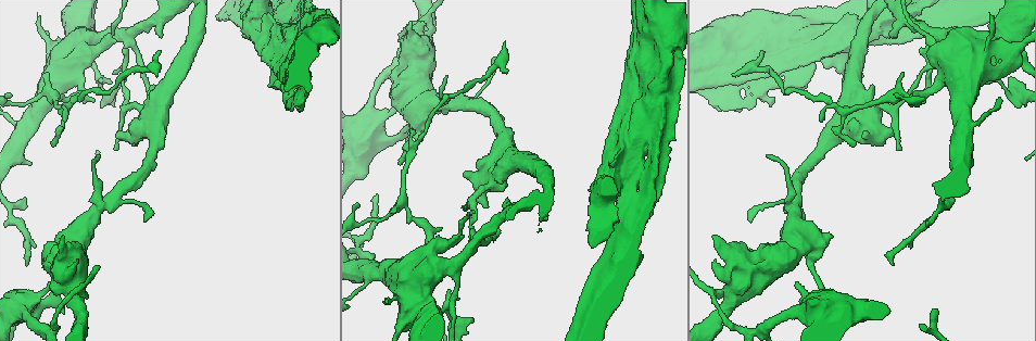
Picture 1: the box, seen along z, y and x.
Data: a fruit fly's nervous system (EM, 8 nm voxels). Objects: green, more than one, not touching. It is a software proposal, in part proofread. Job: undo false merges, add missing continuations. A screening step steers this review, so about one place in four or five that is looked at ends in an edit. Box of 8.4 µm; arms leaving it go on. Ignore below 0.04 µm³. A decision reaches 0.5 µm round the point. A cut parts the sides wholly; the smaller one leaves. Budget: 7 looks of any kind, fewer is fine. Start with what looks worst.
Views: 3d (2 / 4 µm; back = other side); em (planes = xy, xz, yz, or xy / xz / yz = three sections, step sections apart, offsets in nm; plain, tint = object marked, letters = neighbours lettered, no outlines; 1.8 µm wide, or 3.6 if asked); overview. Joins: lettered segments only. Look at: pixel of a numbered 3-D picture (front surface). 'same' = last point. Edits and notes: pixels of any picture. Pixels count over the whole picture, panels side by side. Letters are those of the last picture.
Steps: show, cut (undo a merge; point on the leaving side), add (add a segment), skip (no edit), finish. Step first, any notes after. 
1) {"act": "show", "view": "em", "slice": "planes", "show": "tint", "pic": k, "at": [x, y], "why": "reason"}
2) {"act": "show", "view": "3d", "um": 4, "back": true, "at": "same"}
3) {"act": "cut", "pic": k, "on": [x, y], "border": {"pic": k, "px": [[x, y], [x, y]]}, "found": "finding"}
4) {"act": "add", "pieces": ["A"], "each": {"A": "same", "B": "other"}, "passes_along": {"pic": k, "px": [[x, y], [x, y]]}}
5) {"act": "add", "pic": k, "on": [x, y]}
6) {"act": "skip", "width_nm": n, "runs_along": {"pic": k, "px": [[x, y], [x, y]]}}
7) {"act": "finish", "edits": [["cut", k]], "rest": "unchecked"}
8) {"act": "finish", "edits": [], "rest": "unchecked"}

{"act": "show", "view": "em", "um": 3.6, "slice": "planes", "show": "plain", "pic": 1, "at": [14, 309], "why": "sudden change in width"}

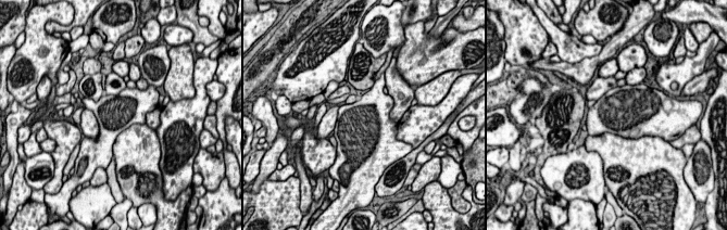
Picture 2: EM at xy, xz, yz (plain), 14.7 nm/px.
{"act": "show", "view": "em", "um": 3.6, "slice": "planes", "show": "letters", "at": "same", "why": "see the neighbours"}

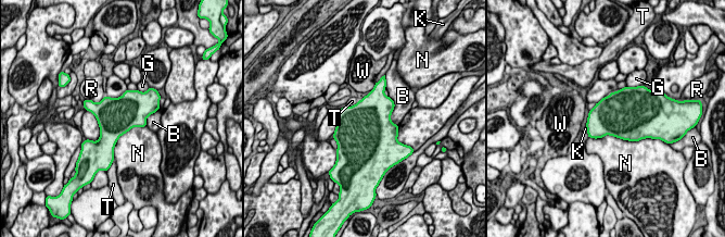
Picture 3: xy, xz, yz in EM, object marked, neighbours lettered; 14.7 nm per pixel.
{"act": "skip", "longest_contact_nm": ["N", 700], "each": {"B": "other", "G": "other", "K": "other", "N": "other", "R": "other", "T": "other", "W": "other"}, "border": {"pic": 3, "px": [[588, 136], [613, 135], [636, 141]]}, "found": "one cell here"}

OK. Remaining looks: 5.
{"act": "show", "view": "em", "slice": "xy", "step": 16, "show": "letters", "pic": 1, "at": [725, 111], "why": "tapers out"}

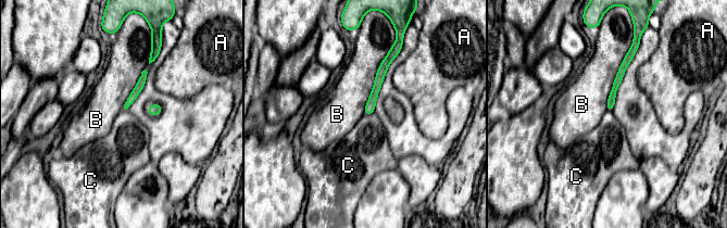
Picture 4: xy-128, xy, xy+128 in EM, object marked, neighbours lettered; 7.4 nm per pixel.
{"act": "show", "view": "em", "slice": "planes", "show": "letters", "at": "same"}

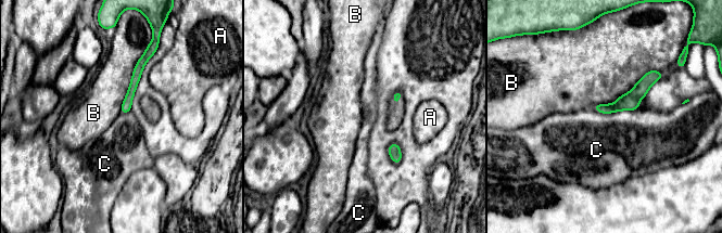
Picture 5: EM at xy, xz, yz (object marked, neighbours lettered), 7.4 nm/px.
{"act": "skip", "each": {"A": "other", "B": "other", "C": "other"}, "runs_along": {"pic": 5, "px": [[659, 75], [626, 102], [597, 107]]}, "found": "none of them fits"}

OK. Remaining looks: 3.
{"act": "show", "view": "em", "slice": "planes", "show": "tint", "pic": 1, "at": [922, 73]}

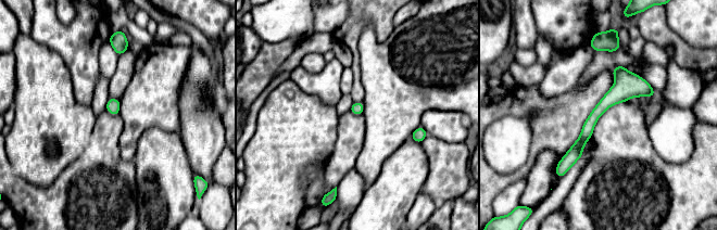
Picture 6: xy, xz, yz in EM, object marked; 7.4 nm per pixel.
{"act": "show", "view": "em", "slice": "planes", "show": "letters", "at": "same", "why": "what lies round it"}

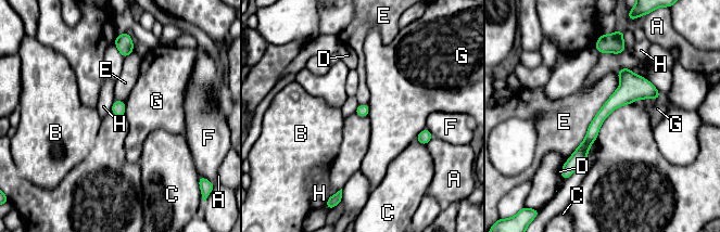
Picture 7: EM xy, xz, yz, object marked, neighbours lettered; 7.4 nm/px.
{"act": "cut", "pic": 7, "on": [593, 129], "width_nm": 90, "longest_contact_nm": ["E", 700], "each": {"A": "other", "B": "other", "C": "other", "D": "other", "E": "other", "F": "other", "G": "other", "H": "other"}, "found": "two cells meet here"}

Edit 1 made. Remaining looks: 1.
{"act": "finish", "edits": [["cut", 7]], "rest": "unchecked"}

